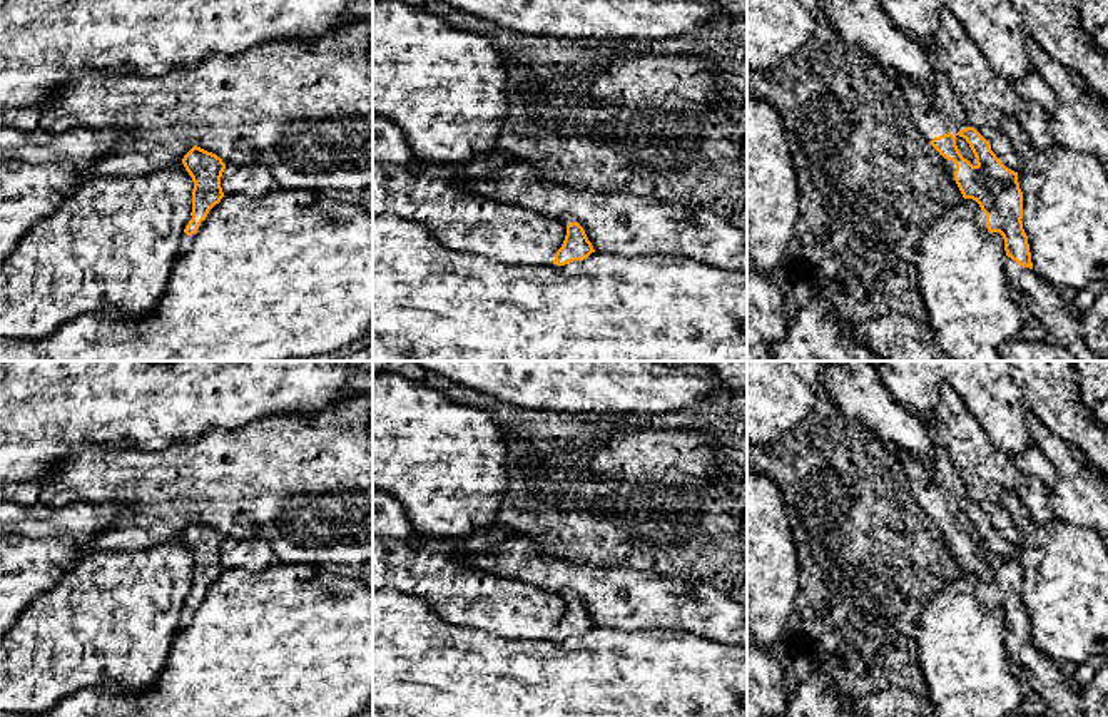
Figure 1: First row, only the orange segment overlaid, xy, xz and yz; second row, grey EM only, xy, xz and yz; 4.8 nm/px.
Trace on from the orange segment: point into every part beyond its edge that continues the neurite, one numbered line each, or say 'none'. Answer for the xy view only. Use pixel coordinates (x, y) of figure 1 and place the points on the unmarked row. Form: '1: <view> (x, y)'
1: xy (186, 615)

